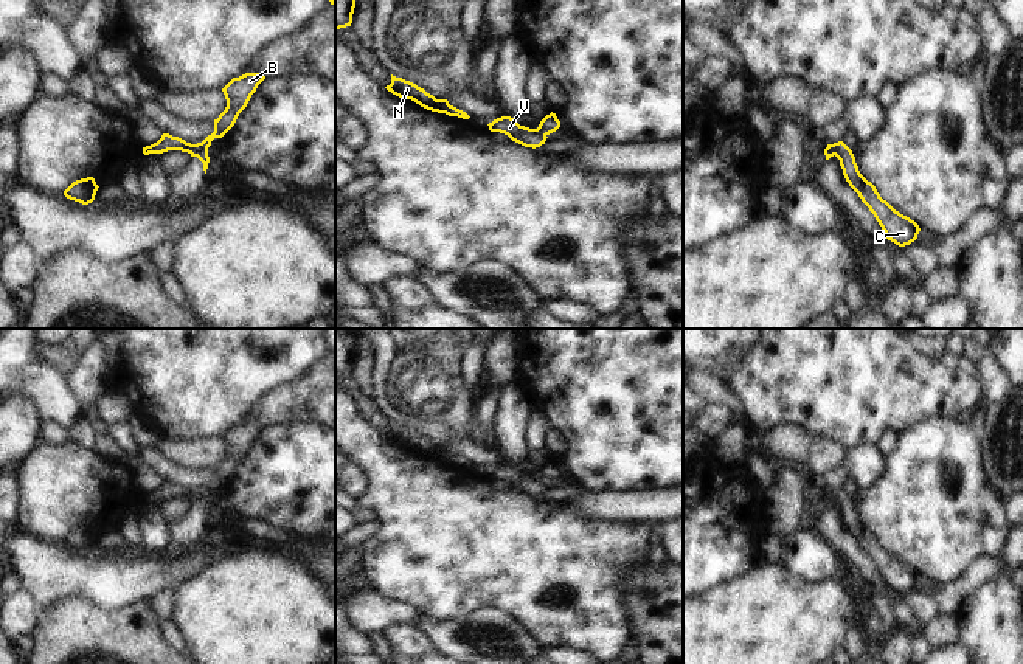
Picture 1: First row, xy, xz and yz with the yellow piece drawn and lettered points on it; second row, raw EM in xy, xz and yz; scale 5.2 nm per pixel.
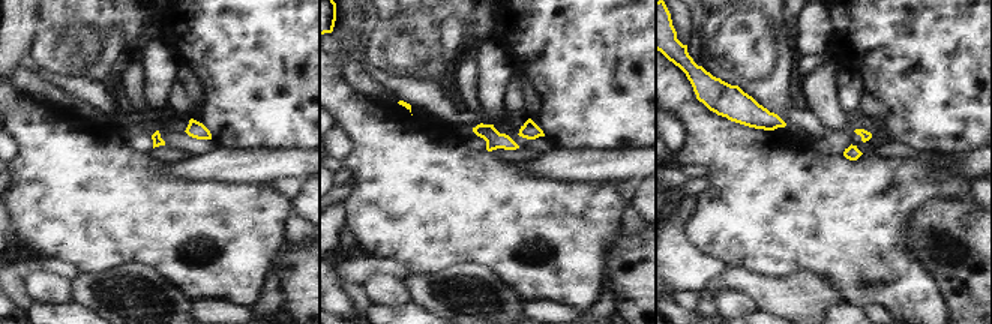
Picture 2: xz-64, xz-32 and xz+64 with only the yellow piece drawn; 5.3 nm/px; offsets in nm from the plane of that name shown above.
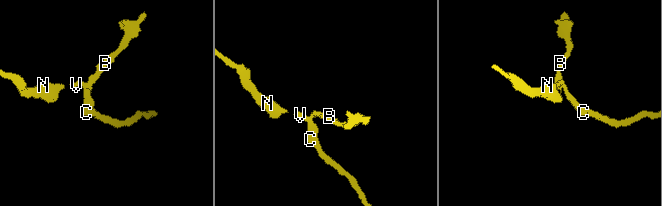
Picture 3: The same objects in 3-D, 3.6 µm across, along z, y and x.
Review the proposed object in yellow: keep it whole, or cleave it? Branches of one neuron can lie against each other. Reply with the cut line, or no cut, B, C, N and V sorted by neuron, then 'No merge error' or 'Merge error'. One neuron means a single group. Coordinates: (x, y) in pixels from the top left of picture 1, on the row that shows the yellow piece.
Split along xy (193, 145), (190, 152). Groups: B / C N V. Merge error

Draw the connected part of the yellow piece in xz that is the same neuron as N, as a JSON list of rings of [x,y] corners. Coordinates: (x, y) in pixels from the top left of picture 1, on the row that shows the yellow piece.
[[[391,74],[391,84],[387,85],[385,88],[393,95],[399,96],[401,99],[414,101],[416,104],[419,104],[427,110],[446,113],[449,116],[458,116],[463,119],[470,118],[466,112],[450,105],[447,99],[436,99],[433,95],[427,93],[424,88],[402,78],[396,78]]]

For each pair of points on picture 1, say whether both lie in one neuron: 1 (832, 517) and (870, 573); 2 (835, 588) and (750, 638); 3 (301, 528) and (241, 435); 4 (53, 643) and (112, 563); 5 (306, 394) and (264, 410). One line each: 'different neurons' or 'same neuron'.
1: same neuron
2: same neuron
3: different neurons
4: different neurons
5: same neuron

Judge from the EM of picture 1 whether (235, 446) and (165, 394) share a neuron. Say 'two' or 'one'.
two

